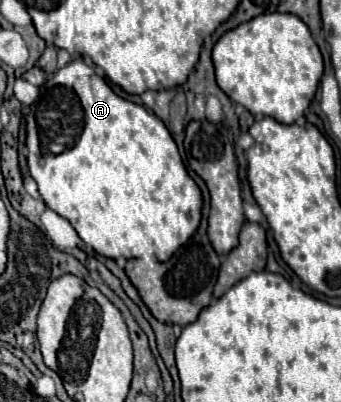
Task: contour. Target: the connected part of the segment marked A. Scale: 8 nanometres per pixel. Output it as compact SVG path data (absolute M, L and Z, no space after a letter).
M82 57L70 61L66 67L58 69L54 73L54 77L40 87L40 97L38 97L38 101L34 101L34 105L30 105L30 115L32 115L34 121L28 123L26 147L30 149L28 165L30 165L30 173L32 173L34 181L38 183L38 191L40 191L46 207L56 211L64 219L68 219L72 223L72 227L76 229L76 233L80 235L80 239L86 245L90 245L96 253L100 253L104 257L110 257L110 259L138 257L138 259L168 261L174 255L174 251L180 245L184 245L192 237L192 233L198 229L200 219L202 219L202 193L200 193L200 187L196 185L196 181L188 175L188 171L182 163L182 157L178 153L178 147L176 147L170 131L166 129L166 125L154 113L146 111L142 105L136 105L136 103L116 95L114 89L106 83L106 79L98 77L94 67L86 65L82 61Z

